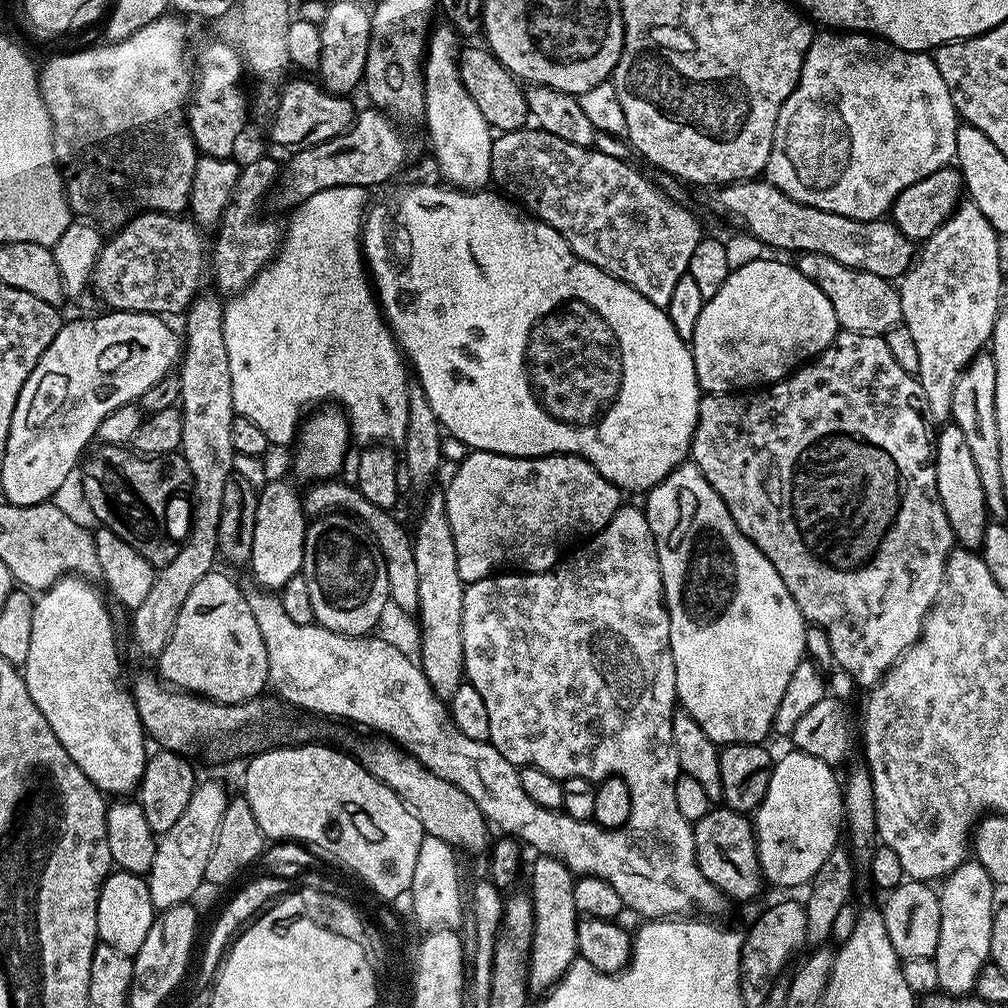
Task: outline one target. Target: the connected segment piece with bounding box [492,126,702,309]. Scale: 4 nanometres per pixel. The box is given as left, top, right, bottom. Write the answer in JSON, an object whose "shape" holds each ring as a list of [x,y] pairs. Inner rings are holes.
{"shape":[[[525,126],[517,132],[502,132],[492,141],[492,180],[501,193],[507,194],[513,201],[523,205],[535,219],[541,220],[544,224],[549,224],[554,230],[558,230],[558,234],[562,234],[562,238],[572,247],[578,258],[582,258],[587,264],[598,266],[614,278],[626,282],[634,290],[638,290],[638,294],[650,298],[650,302],[654,302],[654,306],[667,309],[674,295],[675,287],[685,279],[690,254],[694,254],[694,246],[698,246],[698,242],[702,239],[700,224],[682,205],[675,204],[666,193],[656,192],[655,186],[638,169],[631,168],[626,161],[619,160],[618,157],[611,156],[608,152],[596,151],[595,147],[583,148],[570,142],[562,142],[562,138],[558,138],[549,132],[541,132],[535,126]]]}

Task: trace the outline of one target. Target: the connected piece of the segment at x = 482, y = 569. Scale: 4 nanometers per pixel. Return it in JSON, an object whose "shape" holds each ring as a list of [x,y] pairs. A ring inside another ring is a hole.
{"shape":[[[475,450],[467,453],[468,457],[456,468],[456,473],[452,476],[448,488],[443,493],[445,498],[445,510],[449,516],[450,528],[453,531],[454,545],[457,550],[458,577],[462,579],[465,585],[473,584],[479,580],[485,580],[487,576],[497,575],[501,570],[515,570],[521,574],[525,572],[545,572],[559,565],[562,560],[560,551],[563,548],[571,549],[577,543],[576,536],[591,538],[599,536],[600,531],[607,526],[610,518],[622,506],[621,489],[614,487],[590,462],[586,462],[580,456],[500,456],[496,452],[477,452]]]}

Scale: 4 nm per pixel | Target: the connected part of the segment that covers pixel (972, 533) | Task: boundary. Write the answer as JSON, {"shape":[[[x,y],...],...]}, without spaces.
{"shape":[[[945,424],[945,428],[941,432],[939,429],[934,436],[938,498],[942,502],[942,510],[946,510],[946,518],[950,518],[956,544],[976,550],[984,540],[986,526],[990,522],[990,513],[982,490],[982,478],[978,474],[978,466],[974,466],[974,458],[970,458],[970,445],[966,443],[966,434],[962,434],[956,424]]]}

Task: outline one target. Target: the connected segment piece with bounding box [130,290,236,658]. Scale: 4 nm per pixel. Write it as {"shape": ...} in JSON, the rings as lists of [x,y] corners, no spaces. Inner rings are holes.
{"shape":[[[204,290],[197,294],[183,317],[182,355],[178,361],[178,407],[182,418],[182,442],[178,452],[186,458],[186,466],[190,466],[192,475],[191,497],[194,503],[190,527],[178,554],[174,554],[174,562],[157,571],[149,596],[143,600],[142,606],[131,609],[132,644],[140,656],[159,657],[166,642],[170,642],[170,634],[174,630],[174,622],[178,622],[178,610],[182,610],[186,594],[190,594],[194,585],[218,564],[216,547],[218,518],[222,518],[222,494],[226,491],[226,482],[234,476],[232,459],[236,451],[234,446],[230,446],[230,426],[236,411],[234,394],[230,390],[230,354],[226,354],[224,337],[225,301],[215,291],[212,292]]]}

